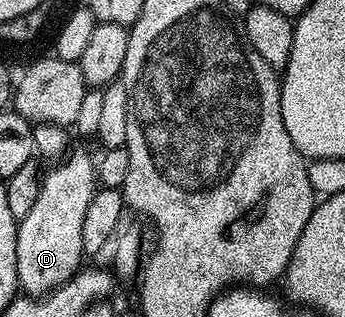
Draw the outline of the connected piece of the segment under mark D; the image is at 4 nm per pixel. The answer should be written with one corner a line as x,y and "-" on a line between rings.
71,153
61,162
51,165
50,171
42,174
40,196
36,196
35,206
18,222
16,236
16,272
21,293
26,296
45,296
55,288
70,281
83,265
82,241
84,240
84,215
88,213
88,204
99,189
98,172
95,159
86,154

